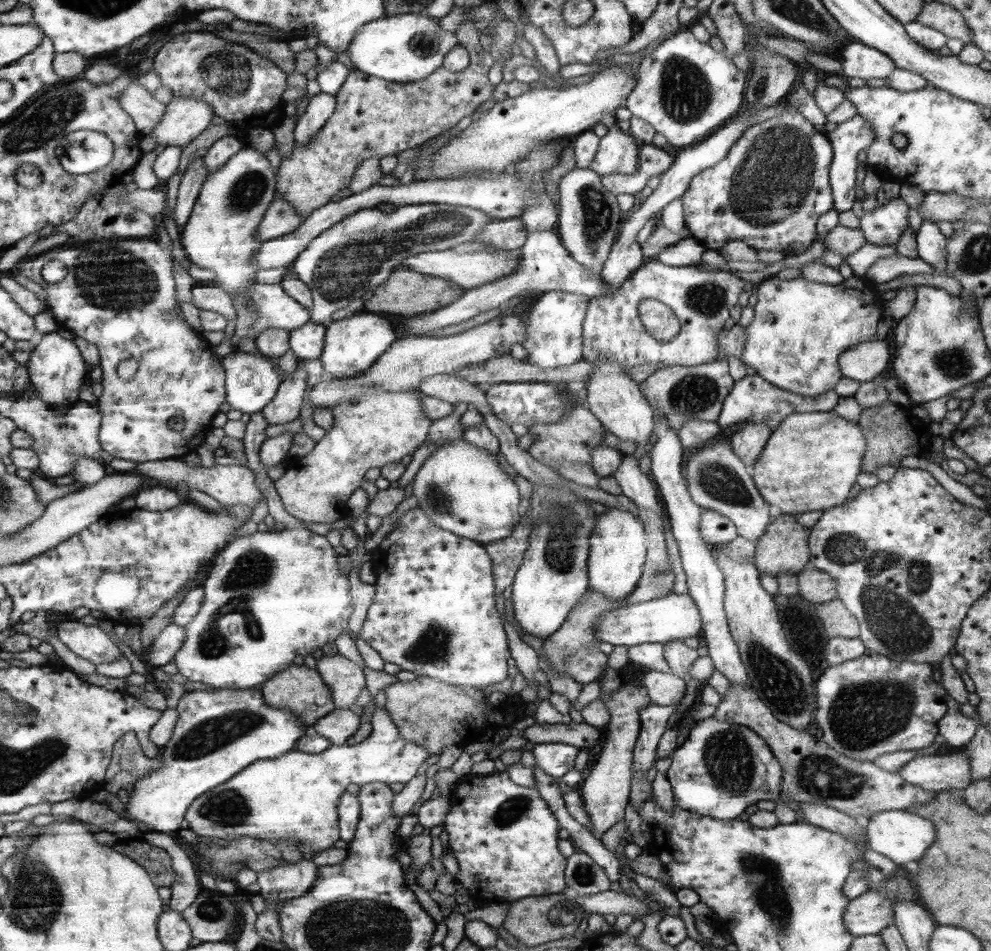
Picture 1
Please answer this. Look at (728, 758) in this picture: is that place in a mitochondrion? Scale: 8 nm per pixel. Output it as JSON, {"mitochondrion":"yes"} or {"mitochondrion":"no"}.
{"mitochondrion":"yes"}

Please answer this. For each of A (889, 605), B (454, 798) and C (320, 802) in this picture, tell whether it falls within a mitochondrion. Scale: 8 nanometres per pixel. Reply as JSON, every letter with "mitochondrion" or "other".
{"A":"mitochondrion","B":"other","C":"other"}

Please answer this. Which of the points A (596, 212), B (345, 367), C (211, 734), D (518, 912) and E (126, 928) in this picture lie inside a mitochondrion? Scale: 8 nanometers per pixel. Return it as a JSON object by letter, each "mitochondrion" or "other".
{"A":"mitochondrion","B":"other","C":"mitochondrion","D":"other","E":"other"}

